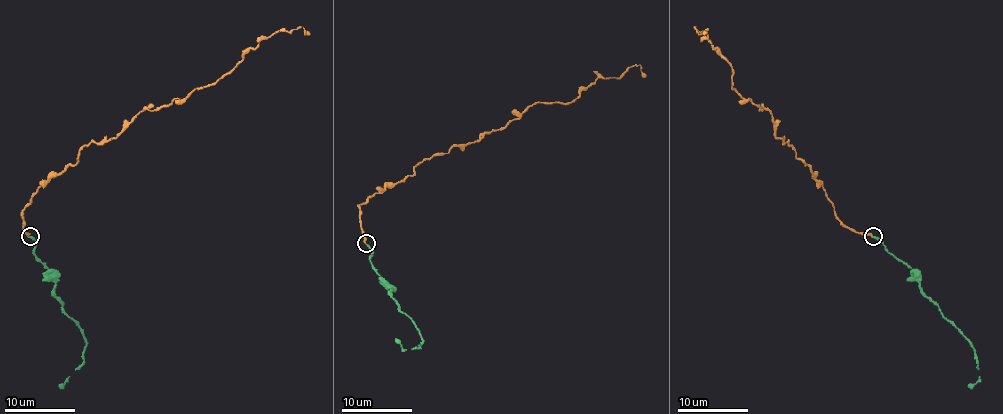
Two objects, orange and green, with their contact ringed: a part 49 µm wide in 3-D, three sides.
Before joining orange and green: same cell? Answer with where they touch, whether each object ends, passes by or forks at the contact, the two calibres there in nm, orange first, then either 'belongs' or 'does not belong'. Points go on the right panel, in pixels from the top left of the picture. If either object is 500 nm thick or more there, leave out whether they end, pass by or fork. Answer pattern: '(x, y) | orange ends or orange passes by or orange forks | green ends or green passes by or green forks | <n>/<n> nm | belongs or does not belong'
(873, 236) | orange ends | green ends | 240/220 nm | belongs

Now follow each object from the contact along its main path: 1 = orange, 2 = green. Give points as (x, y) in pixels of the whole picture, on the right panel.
1: (873, 235), (835, 216), (823, 186), (777, 138), (768, 109), (732, 86), (730, 63), (695, 28), (706, 33)
2: (873, 235), (912, 269), (919, 287), (970, 344), (979, 376), (968, 386)

